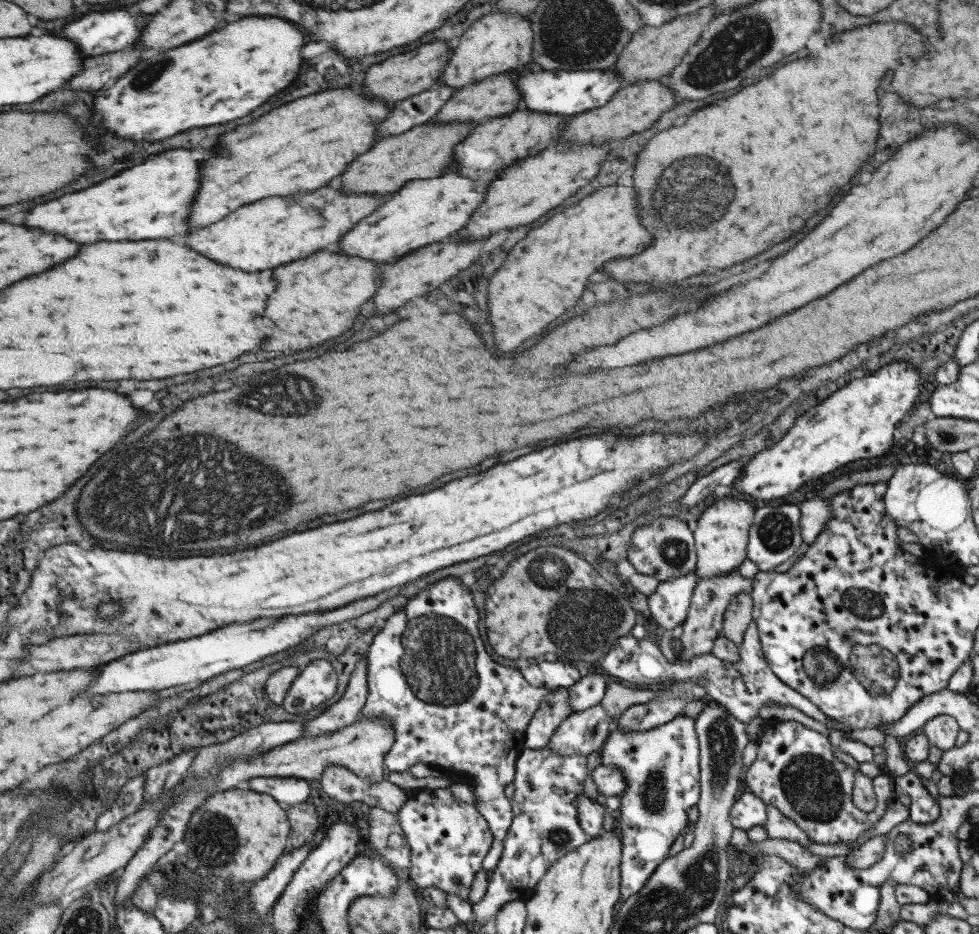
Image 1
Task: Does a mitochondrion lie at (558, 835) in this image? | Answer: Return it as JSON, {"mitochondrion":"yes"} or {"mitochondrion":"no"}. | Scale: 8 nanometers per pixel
{"mitochondrion":"yes"}

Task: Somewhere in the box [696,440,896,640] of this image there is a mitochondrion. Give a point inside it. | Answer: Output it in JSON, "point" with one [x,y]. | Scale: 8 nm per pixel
{"point":[775,532]}

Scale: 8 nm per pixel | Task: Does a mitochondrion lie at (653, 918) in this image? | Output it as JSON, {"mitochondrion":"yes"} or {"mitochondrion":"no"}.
{"mitochondrion":"yes"}

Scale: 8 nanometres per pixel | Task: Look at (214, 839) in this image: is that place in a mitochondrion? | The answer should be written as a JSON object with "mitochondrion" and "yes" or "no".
{"mitochondrion":"yes"}

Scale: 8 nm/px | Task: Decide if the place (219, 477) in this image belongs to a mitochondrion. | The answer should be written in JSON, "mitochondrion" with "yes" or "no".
{"mitochondrion":"yes"}

